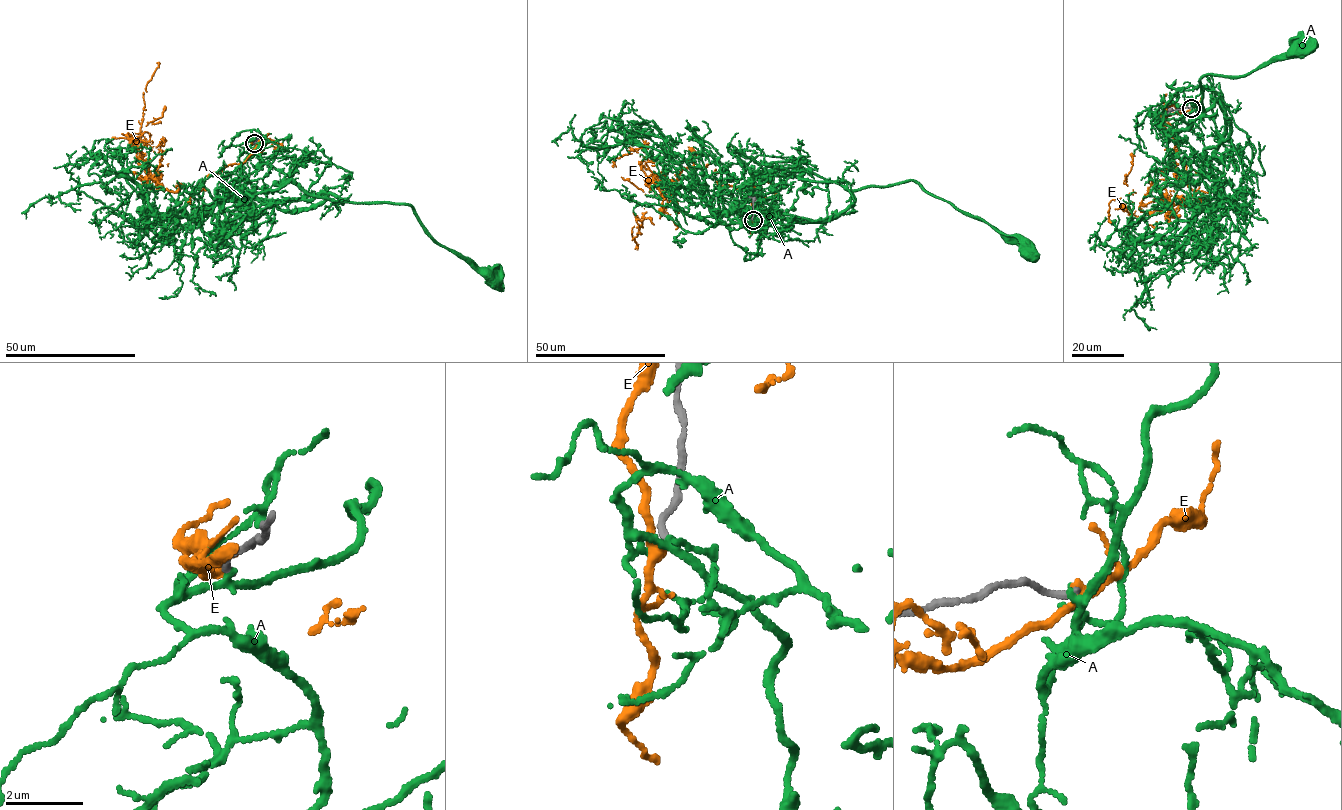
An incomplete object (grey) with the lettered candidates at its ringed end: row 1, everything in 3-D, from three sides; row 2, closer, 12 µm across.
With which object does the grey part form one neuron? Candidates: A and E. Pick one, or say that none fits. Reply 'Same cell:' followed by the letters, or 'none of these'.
Same cell: none of these

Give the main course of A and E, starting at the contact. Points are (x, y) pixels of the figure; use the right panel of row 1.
A: (1190, 108), (1210, 117), (1221, 139), (1224, 105), (1204, 109), (1201, 77), (1240, 76), (1305, 45)
E: (1191, 108), (1162, 123), (1175, 141), (1171, 215), (1171, 207), (1195, 200), (1175, 131), (1165, 128), (1166, 95)

